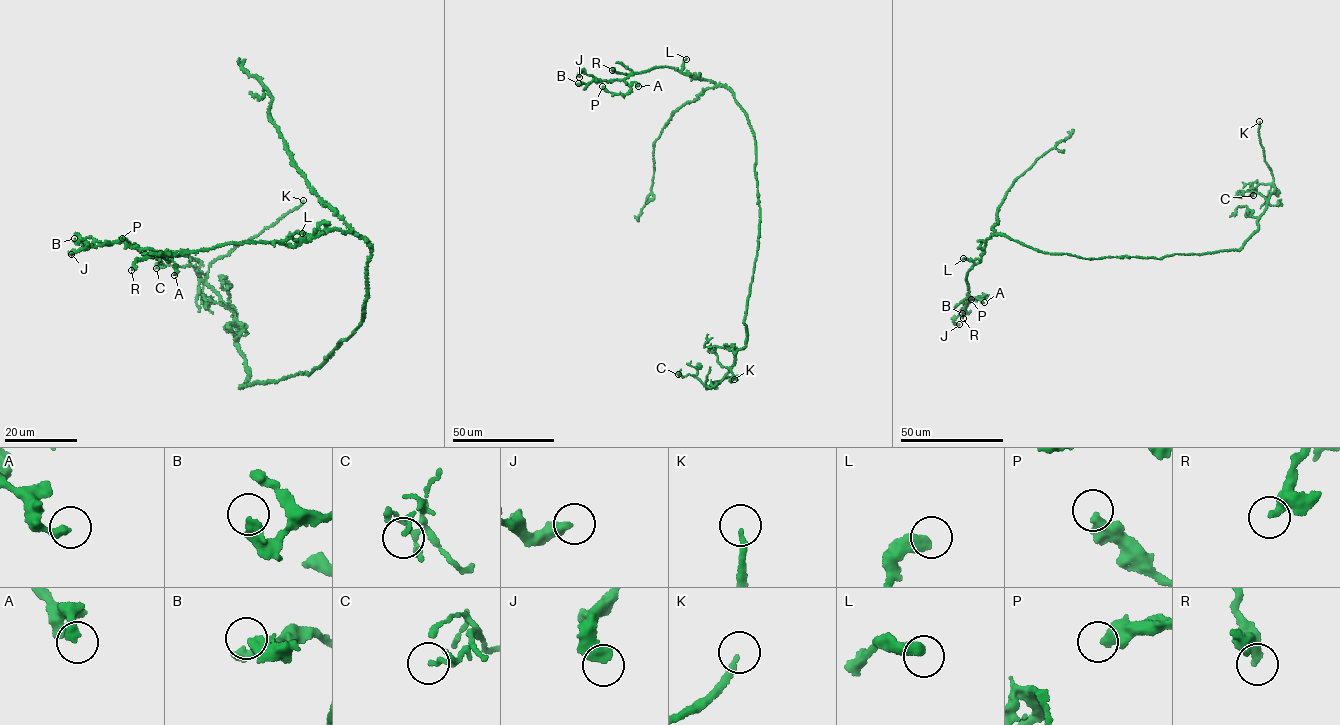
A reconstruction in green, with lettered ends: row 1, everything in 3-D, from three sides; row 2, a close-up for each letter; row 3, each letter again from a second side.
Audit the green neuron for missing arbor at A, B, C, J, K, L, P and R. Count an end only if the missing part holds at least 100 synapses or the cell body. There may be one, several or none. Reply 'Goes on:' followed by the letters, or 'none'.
Goes on: K

